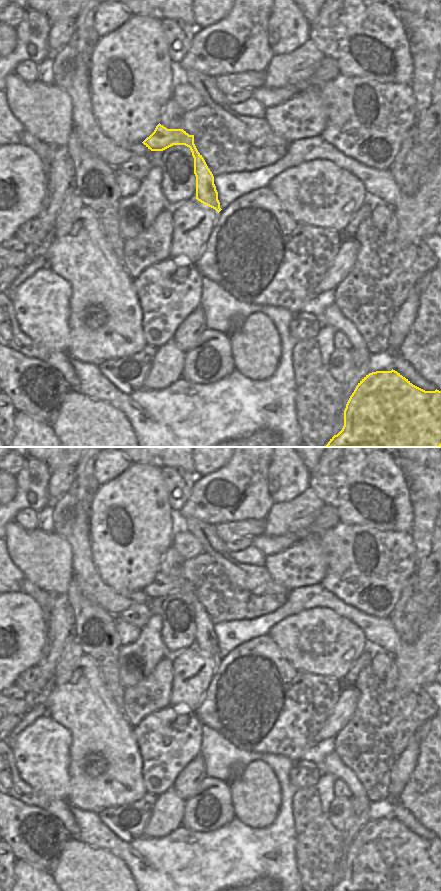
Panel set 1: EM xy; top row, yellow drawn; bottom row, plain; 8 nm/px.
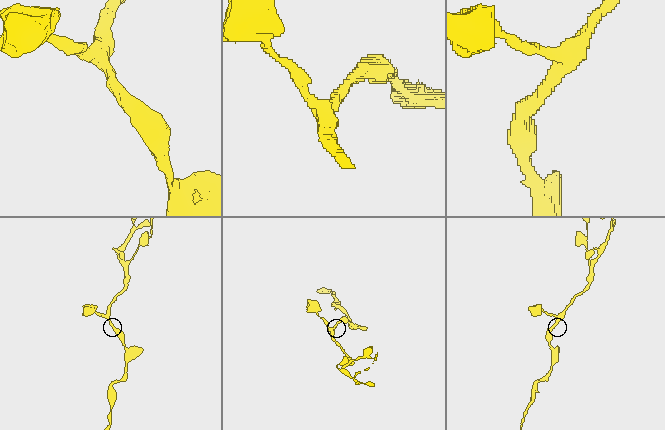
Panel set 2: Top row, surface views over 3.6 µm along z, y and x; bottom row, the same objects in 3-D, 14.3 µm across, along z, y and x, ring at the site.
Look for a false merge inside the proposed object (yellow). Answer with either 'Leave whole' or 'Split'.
Leave whole.

